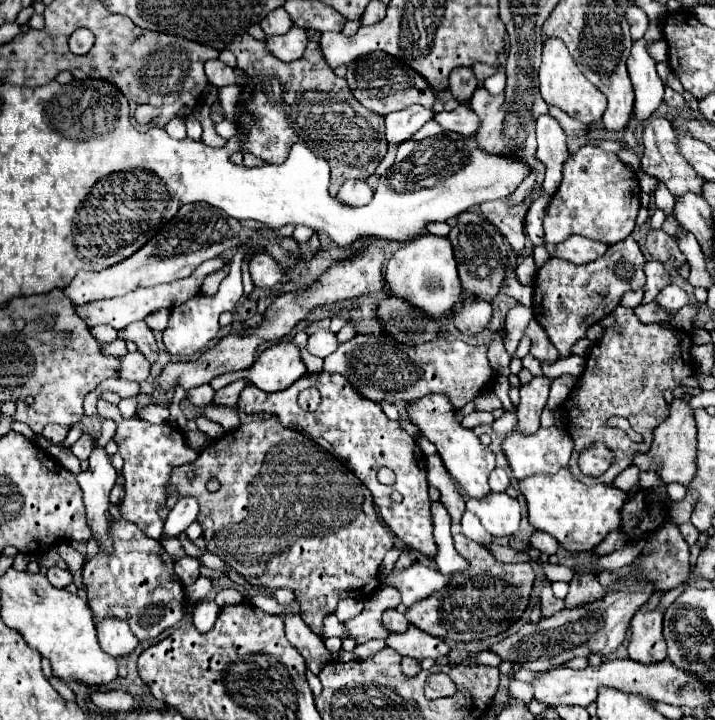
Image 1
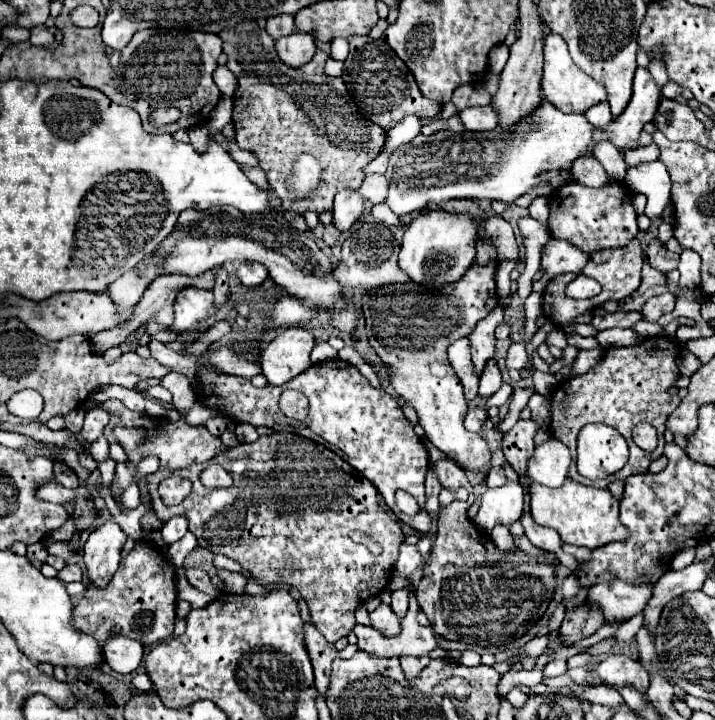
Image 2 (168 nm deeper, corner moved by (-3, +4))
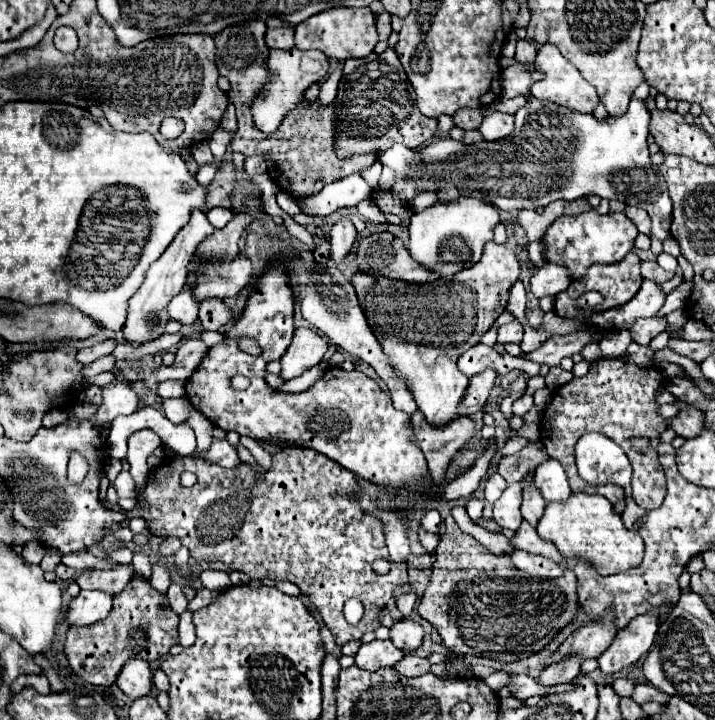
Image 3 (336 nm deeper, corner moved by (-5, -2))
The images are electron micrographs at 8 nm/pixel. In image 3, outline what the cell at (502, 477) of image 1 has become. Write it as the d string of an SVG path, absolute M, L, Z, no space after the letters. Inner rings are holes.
M494 472L494 474L486 480L486 488L484 488L484 492L486 492L486 500L488 500L490 504L496 502L496 500L500 498L500 494L504 492L506 486L508 486L506 480L504 480L498 472Z

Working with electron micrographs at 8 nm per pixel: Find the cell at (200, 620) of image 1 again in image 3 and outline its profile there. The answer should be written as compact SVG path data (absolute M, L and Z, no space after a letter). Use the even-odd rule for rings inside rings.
M172 582L168 588L168 600L170 606L174 606L174 612L184 612L188 608L188 600L184 596L184 586L180 582Z

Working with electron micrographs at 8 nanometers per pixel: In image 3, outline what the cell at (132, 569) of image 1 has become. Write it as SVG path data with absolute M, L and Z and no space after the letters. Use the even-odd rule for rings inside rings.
M134 574L126 588L114 596L114 606L108 618L68 630L64 652L74 674L90 684L110 686L116 682L122 664L128 658L138 656L152 662L168 654L168 650L178 644L178 614L170 606L164 606L164 602L166 596L160 594L146 576Z

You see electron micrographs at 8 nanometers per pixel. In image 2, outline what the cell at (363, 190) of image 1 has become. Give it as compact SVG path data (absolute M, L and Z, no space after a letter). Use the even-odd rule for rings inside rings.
M340 190L334 198L334 226L340 232L346 232L352 228L352 224L362 216L364 212L364 200L360 198L358 190Z

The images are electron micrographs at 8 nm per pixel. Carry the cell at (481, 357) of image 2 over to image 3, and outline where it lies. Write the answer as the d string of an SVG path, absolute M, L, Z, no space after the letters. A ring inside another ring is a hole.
M486 368L484 372L476 374L470 378L470 386L460 402L460 408L458 408L458 414L460 416L472 416L476 412L482 410L482 406L486 404L488 400L488 394L494 386L494 380L496 380L496 370L494 368Z

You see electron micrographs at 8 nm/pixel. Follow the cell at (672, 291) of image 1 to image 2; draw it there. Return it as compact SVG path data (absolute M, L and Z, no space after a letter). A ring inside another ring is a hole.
M666 292L666 294L660 294L660 296L652 296L652 298L648 298L648 302L642 308L642 318L646 322L658 322L660 316L670 314L674 310L674 304L676 304L676 298L674 298L672 292Z

